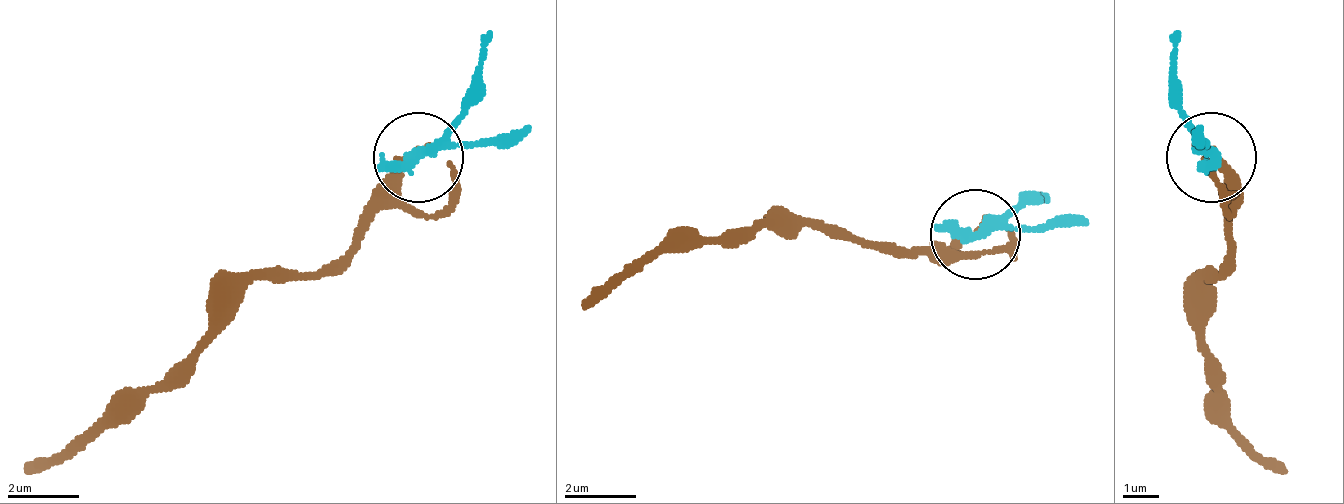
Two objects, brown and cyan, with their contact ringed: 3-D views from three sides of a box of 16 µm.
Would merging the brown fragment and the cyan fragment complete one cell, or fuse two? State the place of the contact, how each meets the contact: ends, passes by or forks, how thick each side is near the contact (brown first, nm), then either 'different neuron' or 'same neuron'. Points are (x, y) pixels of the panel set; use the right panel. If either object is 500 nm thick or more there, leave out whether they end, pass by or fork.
place (1211, 157); brown ends; cyan passes by; calibres 200 and 300 nm; different neuron

